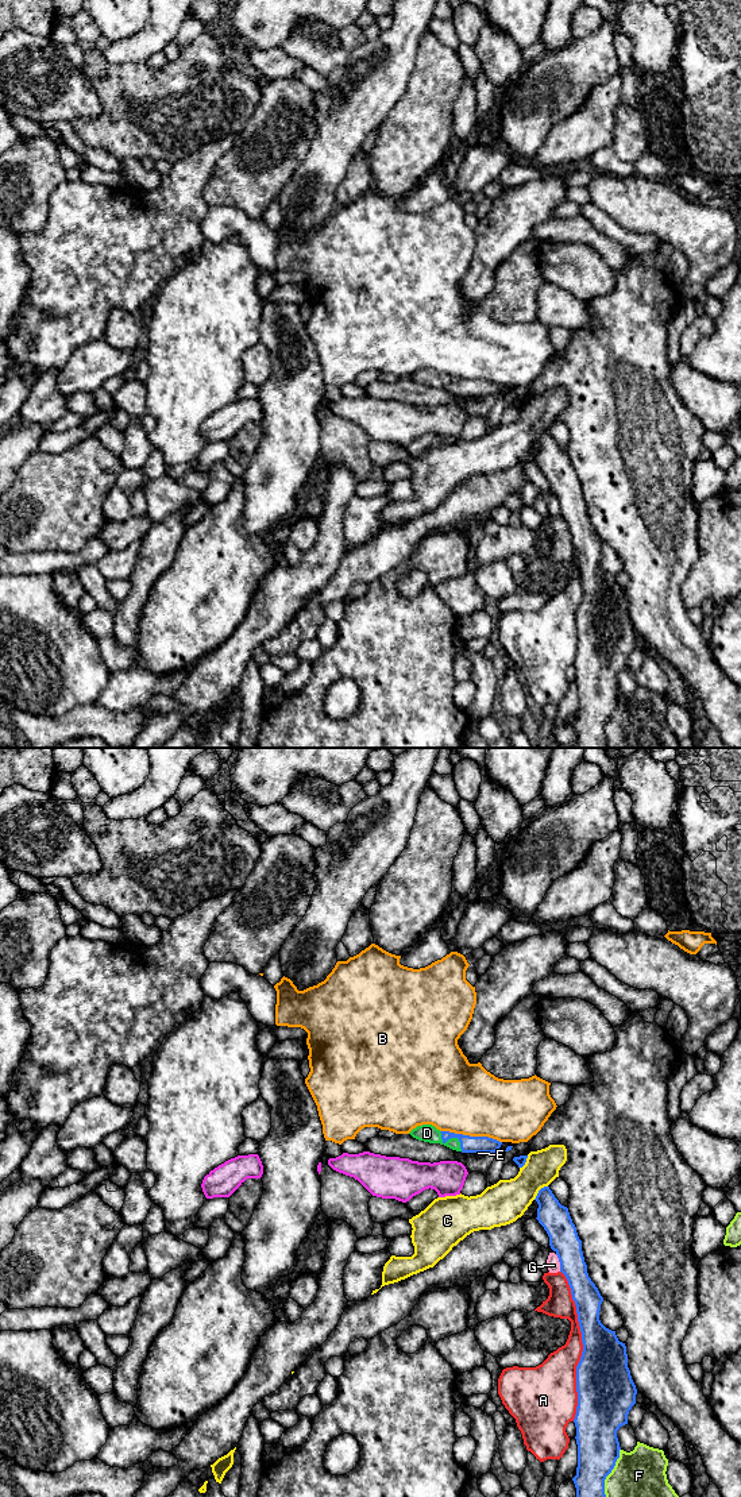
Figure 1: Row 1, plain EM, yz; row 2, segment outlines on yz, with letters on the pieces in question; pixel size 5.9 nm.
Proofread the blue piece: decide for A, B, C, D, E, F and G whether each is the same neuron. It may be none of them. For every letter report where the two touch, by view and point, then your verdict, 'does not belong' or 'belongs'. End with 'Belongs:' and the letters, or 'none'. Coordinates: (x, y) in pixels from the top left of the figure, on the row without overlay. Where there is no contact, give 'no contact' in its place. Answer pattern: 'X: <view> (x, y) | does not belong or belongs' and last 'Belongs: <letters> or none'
A: yz (583, 590) | does not belong
B: yz (471, 381) | does not belong
C: yz (539, 435) | does not belong
D: yz (451, 381) | belongs
E: yz (481, 396) | does not belong
F: yz (608, 718) | does not belong
G: yz (559, 505) | does not belong
Belongs: D

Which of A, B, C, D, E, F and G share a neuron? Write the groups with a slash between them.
A / B / C / D / E / F / G

